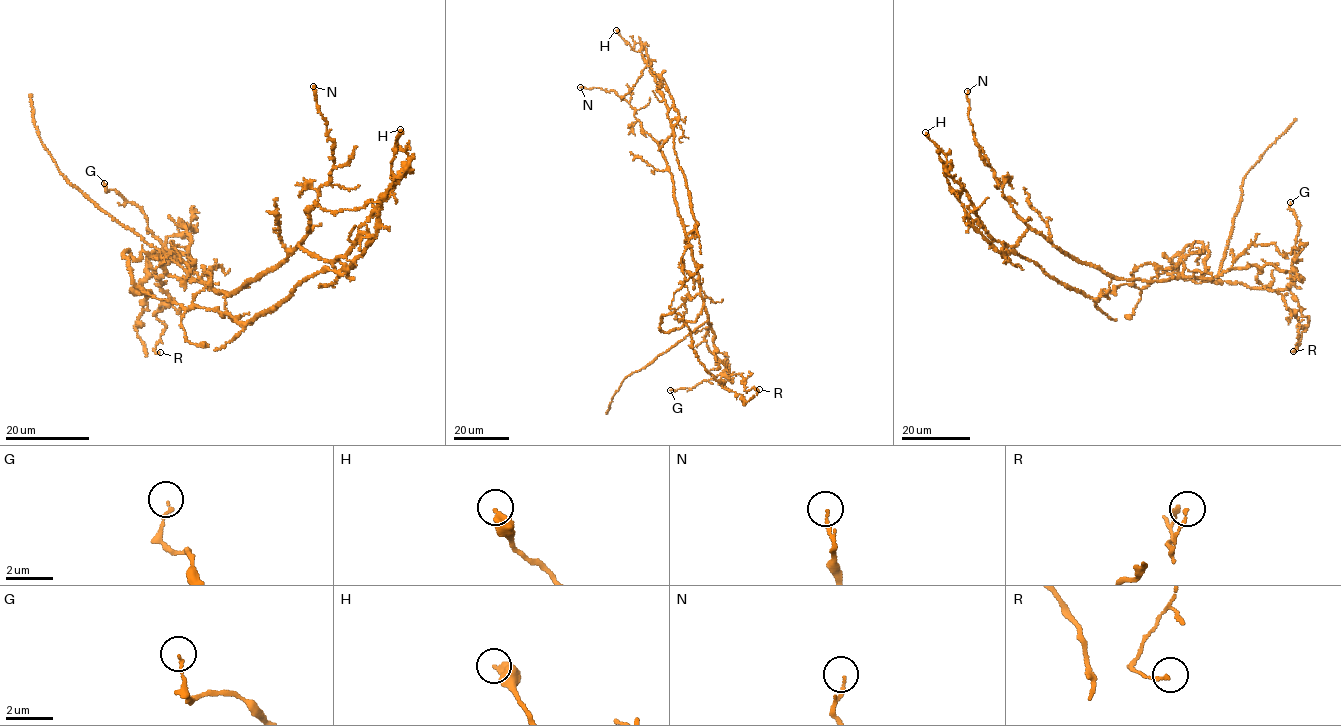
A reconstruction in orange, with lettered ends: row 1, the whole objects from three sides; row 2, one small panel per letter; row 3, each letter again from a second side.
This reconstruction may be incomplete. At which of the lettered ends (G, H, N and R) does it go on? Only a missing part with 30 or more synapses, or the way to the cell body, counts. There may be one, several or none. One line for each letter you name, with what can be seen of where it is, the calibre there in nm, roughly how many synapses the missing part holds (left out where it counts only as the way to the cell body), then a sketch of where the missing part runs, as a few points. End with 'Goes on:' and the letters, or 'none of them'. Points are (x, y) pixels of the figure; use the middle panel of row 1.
Goes on: none of them

